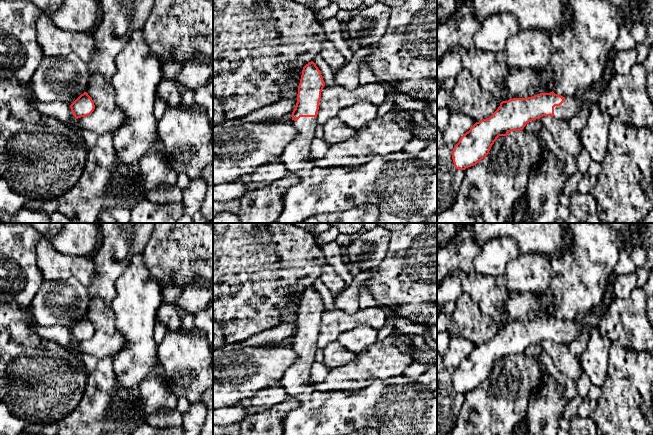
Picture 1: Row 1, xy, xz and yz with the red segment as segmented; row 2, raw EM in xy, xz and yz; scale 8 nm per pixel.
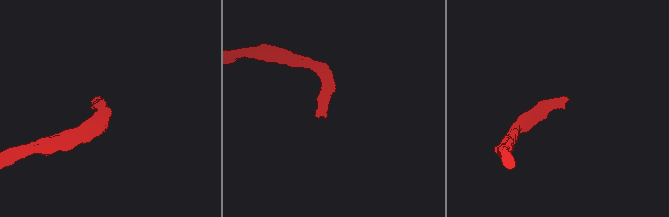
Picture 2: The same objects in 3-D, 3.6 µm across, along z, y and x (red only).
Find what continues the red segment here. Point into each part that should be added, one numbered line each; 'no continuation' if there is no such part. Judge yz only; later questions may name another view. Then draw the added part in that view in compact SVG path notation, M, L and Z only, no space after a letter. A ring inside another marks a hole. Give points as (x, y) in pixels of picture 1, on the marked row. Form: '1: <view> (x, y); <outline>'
1: yz (570, 107); M579 95L565 97L565 101L560 106L554 107L554 117L557 119L570 121L580 110Z

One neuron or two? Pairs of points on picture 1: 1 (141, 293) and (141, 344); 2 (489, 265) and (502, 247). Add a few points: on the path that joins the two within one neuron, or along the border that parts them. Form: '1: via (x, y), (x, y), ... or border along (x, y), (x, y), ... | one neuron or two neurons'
1: via (141, 306), (141, 331) | one neuron
2: via (492, 261), (500, 251) | one neuron

